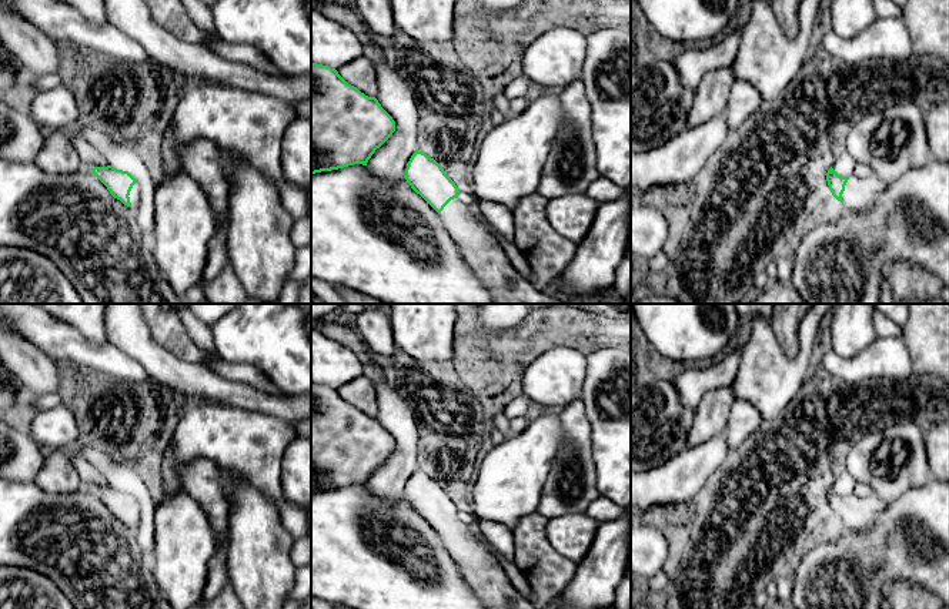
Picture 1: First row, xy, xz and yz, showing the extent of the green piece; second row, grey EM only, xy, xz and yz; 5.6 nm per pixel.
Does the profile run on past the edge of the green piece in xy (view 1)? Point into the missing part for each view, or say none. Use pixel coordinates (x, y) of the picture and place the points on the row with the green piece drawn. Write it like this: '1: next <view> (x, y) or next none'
1: next xy (134, 196)

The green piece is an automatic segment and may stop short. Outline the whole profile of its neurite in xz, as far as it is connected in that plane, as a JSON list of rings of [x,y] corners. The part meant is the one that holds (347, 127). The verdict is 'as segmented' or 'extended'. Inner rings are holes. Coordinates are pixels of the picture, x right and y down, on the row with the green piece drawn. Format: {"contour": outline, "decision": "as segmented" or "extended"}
{"contour": [[[311,61],[311,175],[354,164],[367,165],[371,155],[395,131],[395,121],[375,97],[368,97],[348,84],[335,68]]], "decision": "as segmented"}

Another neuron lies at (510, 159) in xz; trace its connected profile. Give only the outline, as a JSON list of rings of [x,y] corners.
[[[558,94],[529,101],[525,111],[509,116],[495,126],[478,144],[472,164],[472,194],[478,203],[502,204],[511,211],[517,201],[537,191],[548,154],[564,123]]]

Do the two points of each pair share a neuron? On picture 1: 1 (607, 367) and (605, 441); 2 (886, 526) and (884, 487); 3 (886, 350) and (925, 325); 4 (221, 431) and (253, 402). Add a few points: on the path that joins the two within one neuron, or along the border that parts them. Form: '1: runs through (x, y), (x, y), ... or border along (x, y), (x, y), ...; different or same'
1: runs through (594, 385), (591, 388), (591, 405), (600, 422); same
2: border along (916, 487), (886, 502); different
3: border along (901, 337), (914, 371); different
4: border along (213, 401), (266, 412), (278, 418); different

